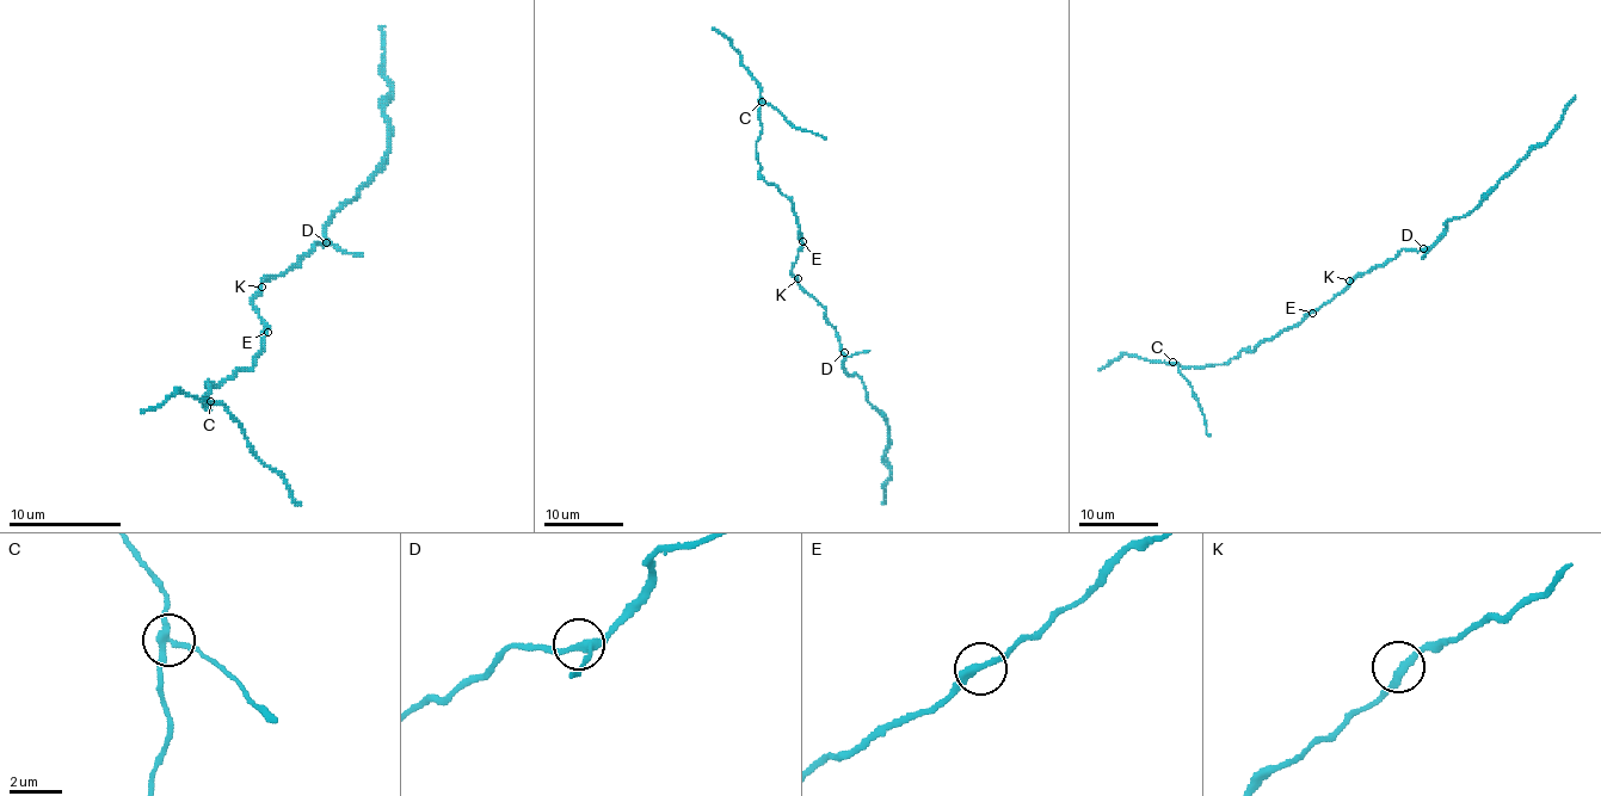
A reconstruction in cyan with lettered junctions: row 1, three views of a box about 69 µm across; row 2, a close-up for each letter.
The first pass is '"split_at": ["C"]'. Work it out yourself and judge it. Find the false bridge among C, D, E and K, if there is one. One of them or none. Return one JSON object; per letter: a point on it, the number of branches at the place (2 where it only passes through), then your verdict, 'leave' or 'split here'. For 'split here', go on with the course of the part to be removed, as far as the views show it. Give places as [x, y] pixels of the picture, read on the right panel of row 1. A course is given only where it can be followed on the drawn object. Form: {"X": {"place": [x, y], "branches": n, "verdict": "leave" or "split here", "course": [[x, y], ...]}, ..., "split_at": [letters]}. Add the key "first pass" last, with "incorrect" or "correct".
{"C": {"place": [1172, 362], "branches": 3, "verdict": "split here", "course": [[1172, 363], [1186, 378], [1210, 436]]}, "D": {"place": [1423, 248], "branches": 3, "verdict": "leave"}, "E": {"place": [1312, 313], "branches": 2, "verdict": "leave"}, "K": {"place": [1349, 281], "branches": 2, "verdict": "leave"}, "split_at": ["C"], "first pass": "correct"}

